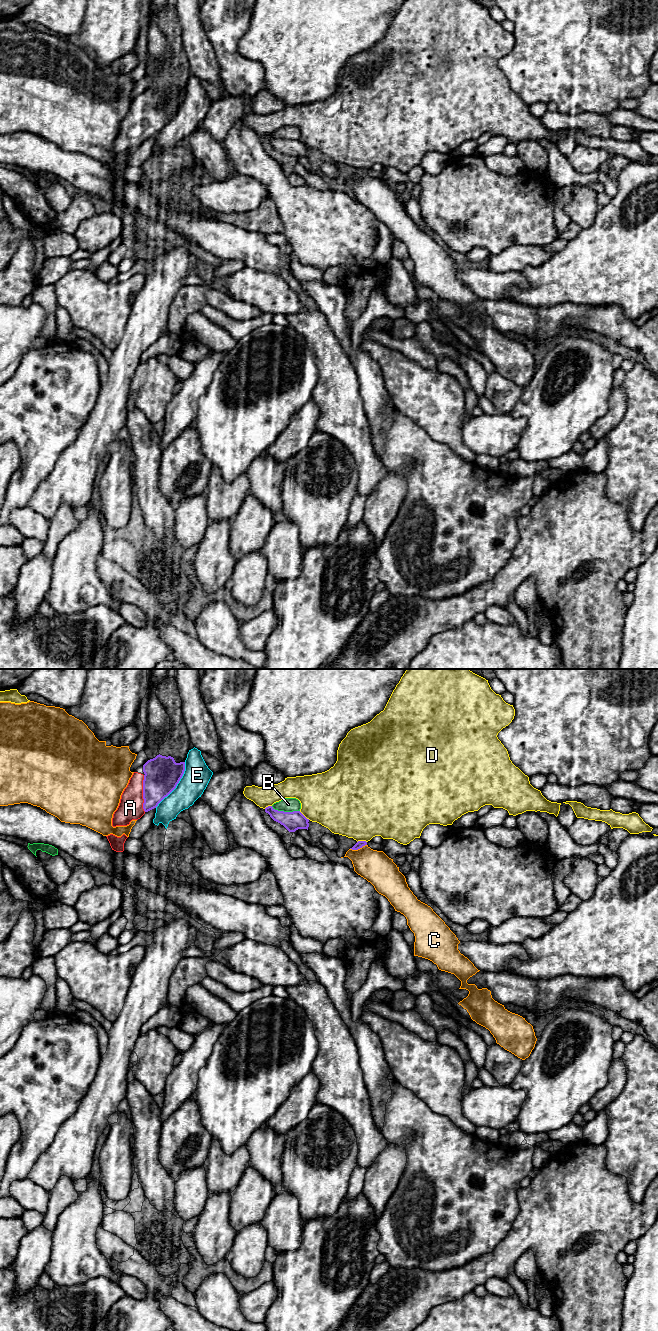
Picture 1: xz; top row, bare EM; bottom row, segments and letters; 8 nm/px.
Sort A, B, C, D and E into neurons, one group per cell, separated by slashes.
A / B / C / D / E

